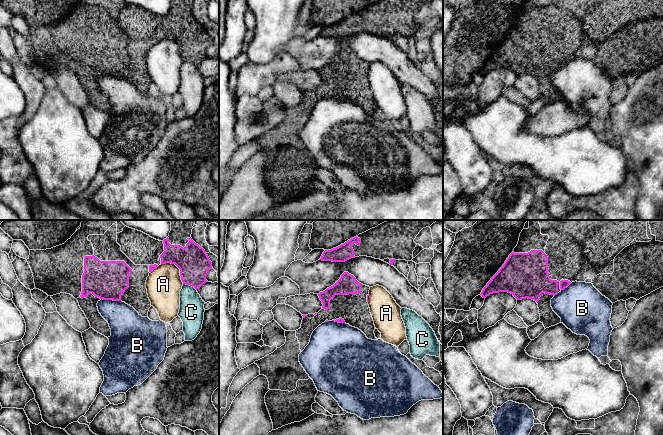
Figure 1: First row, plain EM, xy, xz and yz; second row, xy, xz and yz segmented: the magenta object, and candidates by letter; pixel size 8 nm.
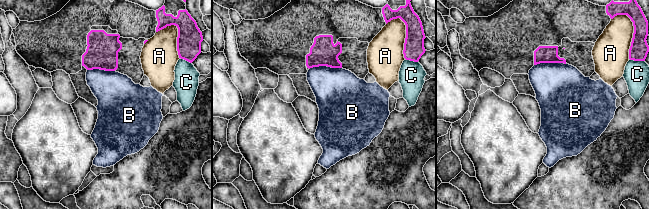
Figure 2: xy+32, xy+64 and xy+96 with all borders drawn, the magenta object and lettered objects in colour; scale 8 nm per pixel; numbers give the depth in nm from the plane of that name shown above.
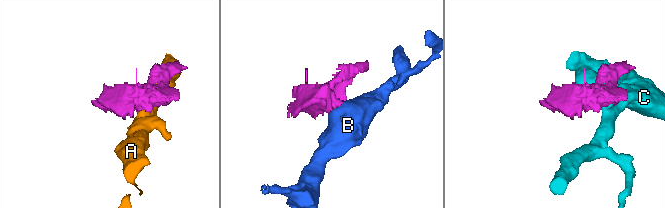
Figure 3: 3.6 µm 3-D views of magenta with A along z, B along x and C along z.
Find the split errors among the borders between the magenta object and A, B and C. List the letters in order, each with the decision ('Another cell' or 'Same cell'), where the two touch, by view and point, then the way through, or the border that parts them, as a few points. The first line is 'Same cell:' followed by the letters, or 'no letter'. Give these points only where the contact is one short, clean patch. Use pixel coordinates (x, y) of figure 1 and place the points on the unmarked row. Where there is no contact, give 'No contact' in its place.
Same cell: no letter
A: Another cell. Touches magenta at xy (177, 42)
B: Another cell. Touches magenta at xy (111, 75). Boundary: xy (101, 74), (120, 77)
C: Another cell. Touches magenta at xy (190, 61). Boundary: xy (183, 59), (191, 61), (196, 66)

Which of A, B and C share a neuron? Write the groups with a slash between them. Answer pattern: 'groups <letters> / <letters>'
groups A / B / C

